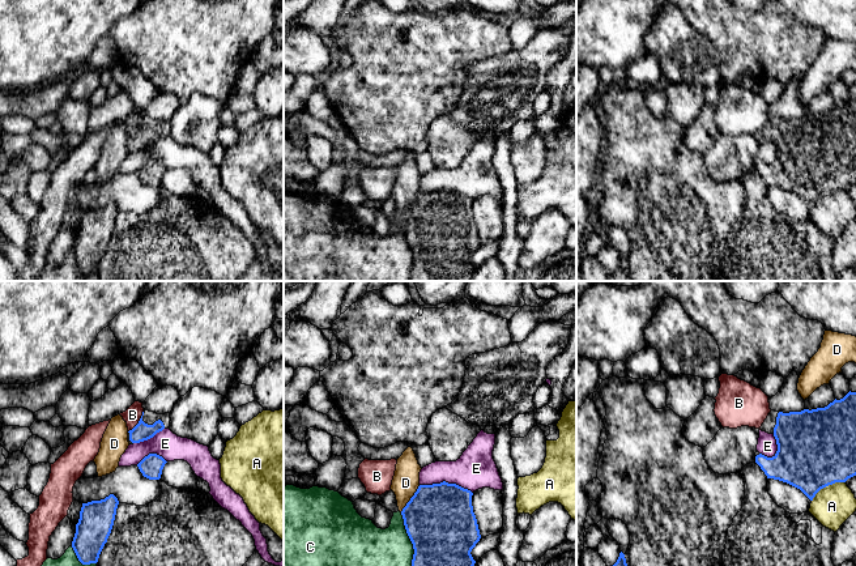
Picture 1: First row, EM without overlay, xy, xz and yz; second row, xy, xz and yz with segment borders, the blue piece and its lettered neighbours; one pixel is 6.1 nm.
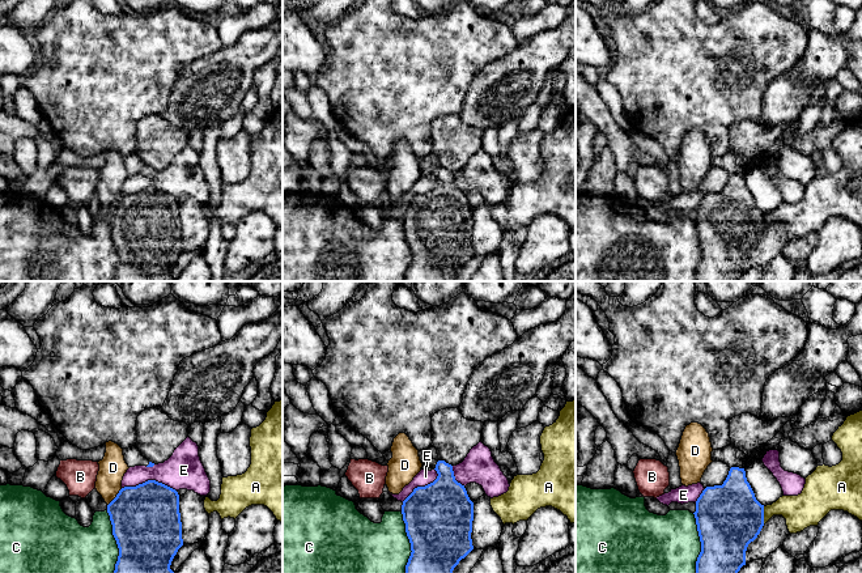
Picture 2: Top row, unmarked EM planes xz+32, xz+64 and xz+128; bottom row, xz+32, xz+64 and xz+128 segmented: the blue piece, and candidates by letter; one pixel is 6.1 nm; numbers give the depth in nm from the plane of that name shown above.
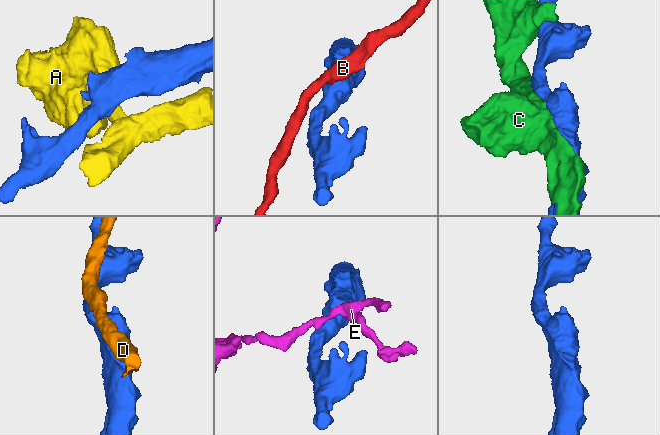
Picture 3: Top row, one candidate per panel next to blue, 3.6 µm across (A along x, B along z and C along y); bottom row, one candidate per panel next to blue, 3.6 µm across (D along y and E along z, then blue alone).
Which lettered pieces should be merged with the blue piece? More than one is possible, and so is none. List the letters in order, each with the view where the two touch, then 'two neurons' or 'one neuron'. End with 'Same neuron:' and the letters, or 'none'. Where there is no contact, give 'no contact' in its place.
A: yz | two neurons
B: xy | two neurons
C: xz | two neurons
D: xz | two neurons
E: xz | two neurons
Same neuron: none

